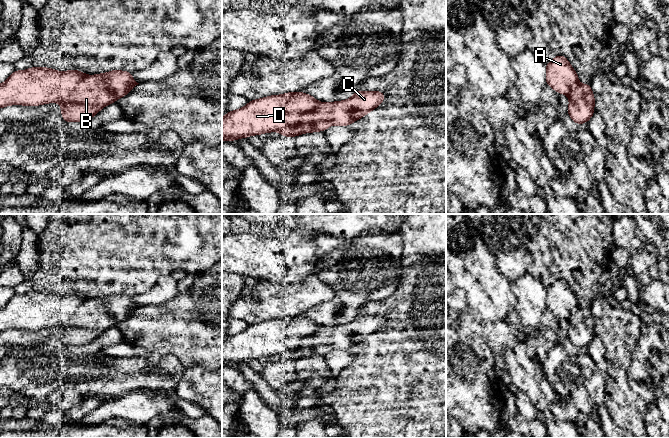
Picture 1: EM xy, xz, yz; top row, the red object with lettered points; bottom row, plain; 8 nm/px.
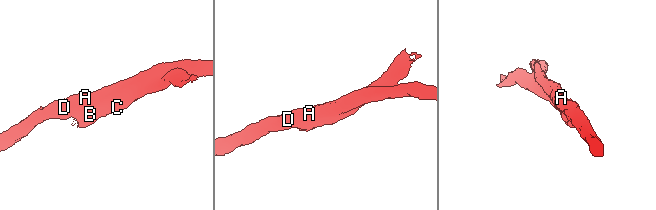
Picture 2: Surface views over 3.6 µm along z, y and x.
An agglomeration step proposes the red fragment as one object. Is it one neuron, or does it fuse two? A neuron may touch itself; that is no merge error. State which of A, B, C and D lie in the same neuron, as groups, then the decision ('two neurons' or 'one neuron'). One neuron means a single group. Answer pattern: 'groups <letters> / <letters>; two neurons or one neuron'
groups A D / B C; two neurons

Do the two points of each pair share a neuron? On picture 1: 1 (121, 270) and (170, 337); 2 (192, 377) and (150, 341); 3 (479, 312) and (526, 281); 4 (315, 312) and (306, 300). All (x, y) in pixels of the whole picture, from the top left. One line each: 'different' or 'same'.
1: different
2: different
3: different
4: different

